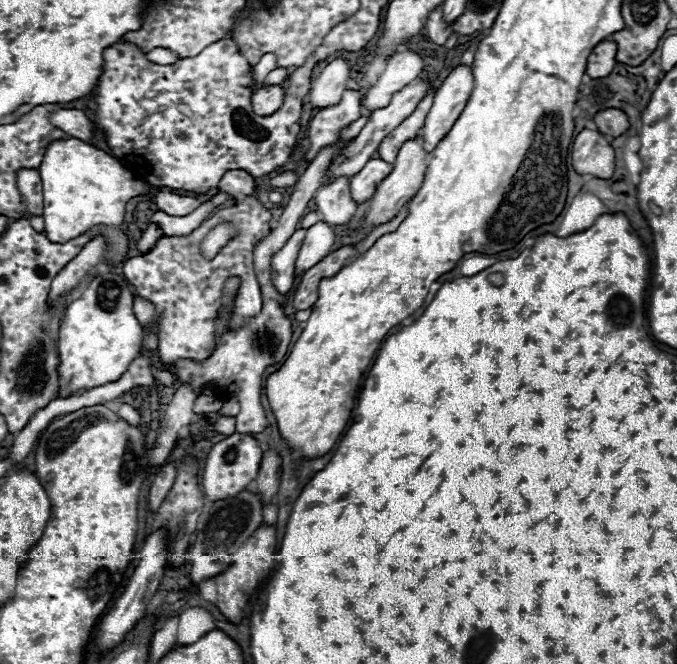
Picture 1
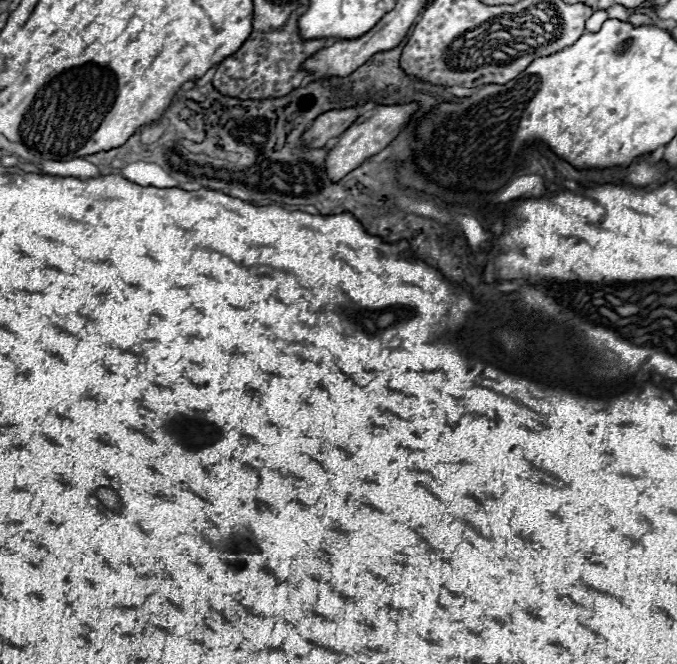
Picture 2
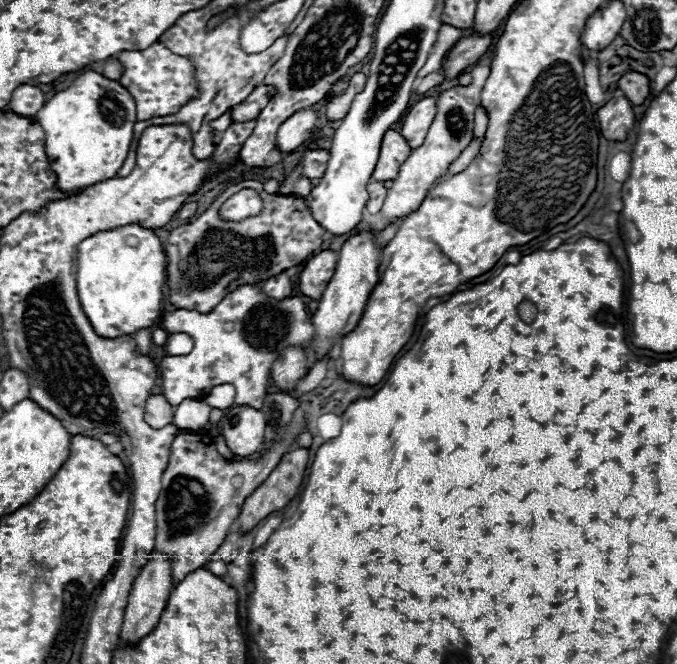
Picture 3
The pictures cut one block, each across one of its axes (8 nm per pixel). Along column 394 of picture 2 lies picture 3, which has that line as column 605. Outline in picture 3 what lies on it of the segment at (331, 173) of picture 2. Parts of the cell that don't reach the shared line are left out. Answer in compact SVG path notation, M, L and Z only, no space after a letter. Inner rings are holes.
M626 96L608 100L608 104L598 110L598 120L600 120L600 132L606 140L614 142L626 140L636 124L632 102Z

